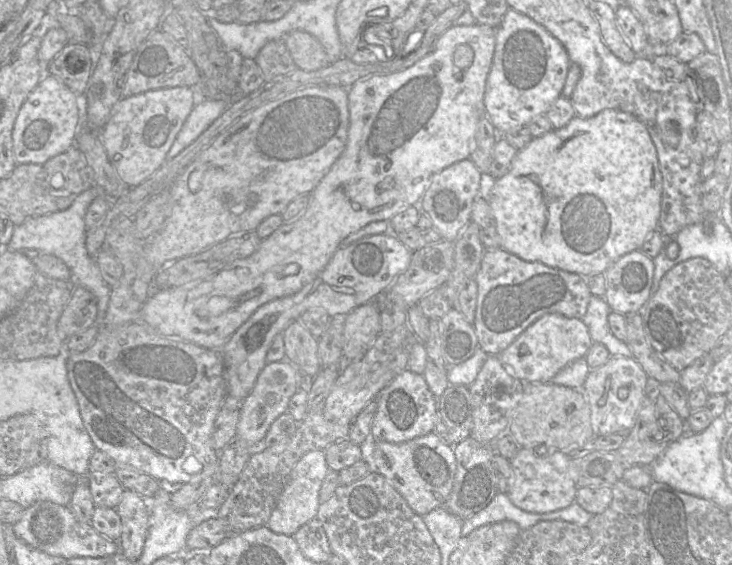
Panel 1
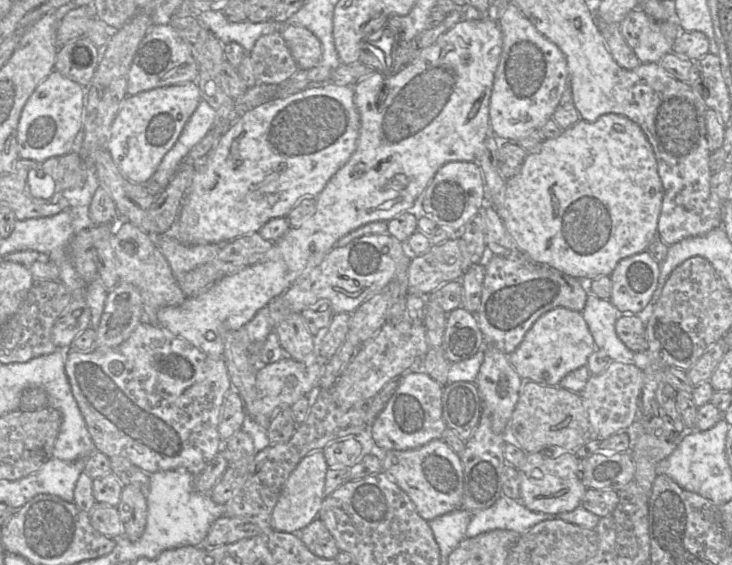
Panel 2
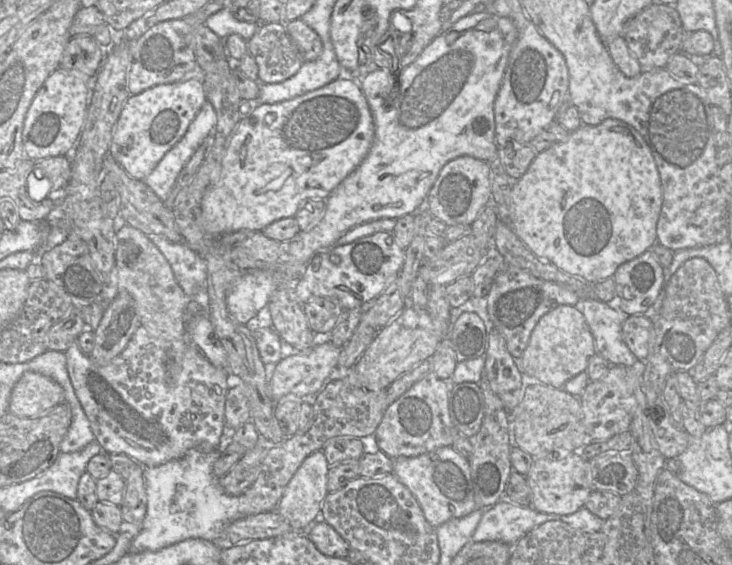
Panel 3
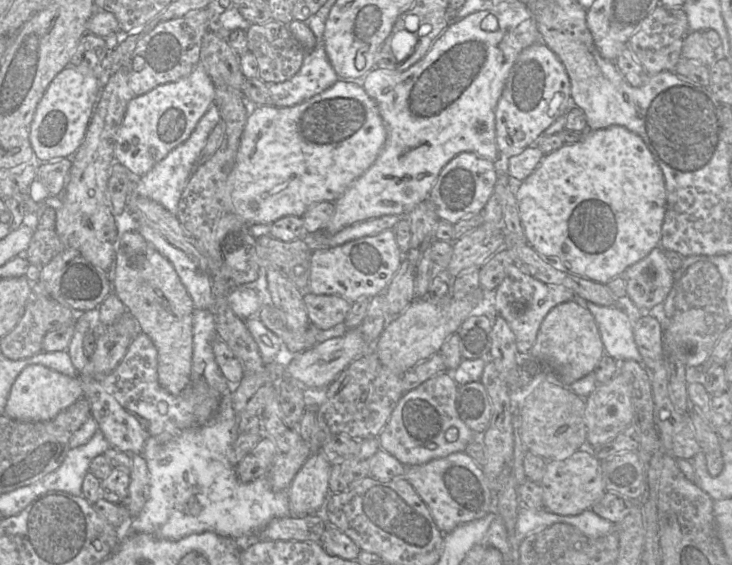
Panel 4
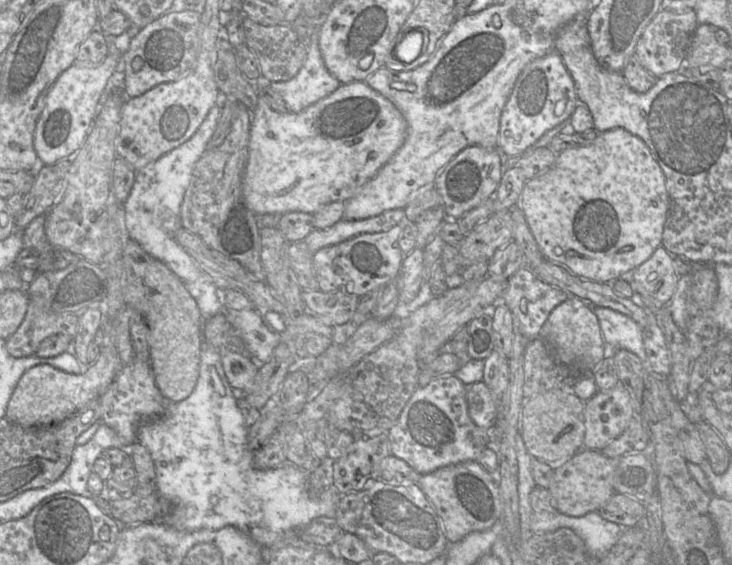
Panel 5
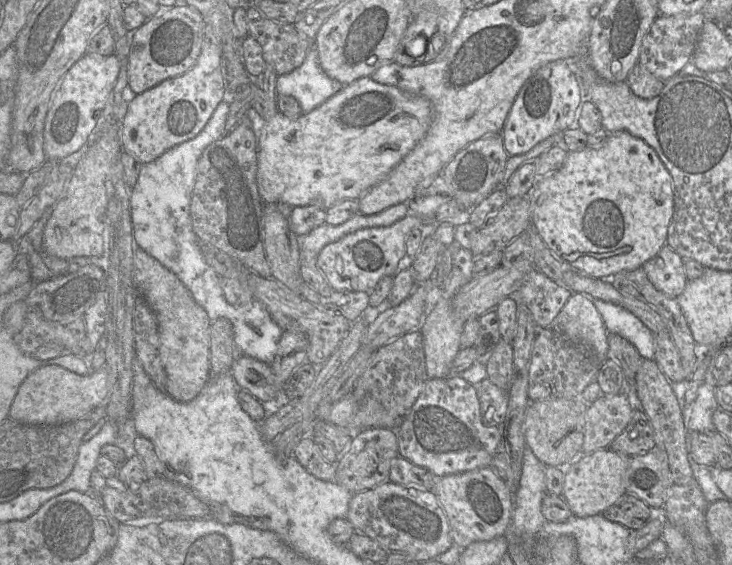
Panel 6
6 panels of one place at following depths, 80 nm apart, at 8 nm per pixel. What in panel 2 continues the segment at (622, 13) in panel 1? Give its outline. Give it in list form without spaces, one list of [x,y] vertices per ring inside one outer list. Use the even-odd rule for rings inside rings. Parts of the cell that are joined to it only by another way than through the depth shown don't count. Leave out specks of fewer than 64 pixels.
[[[641,8],[630,11],[619,23],[620,31],[628,45],[633,49],[640,63],[658,63],[666,54],[672,52],[676,38],[682,32],[677,21],[656,21]]]

